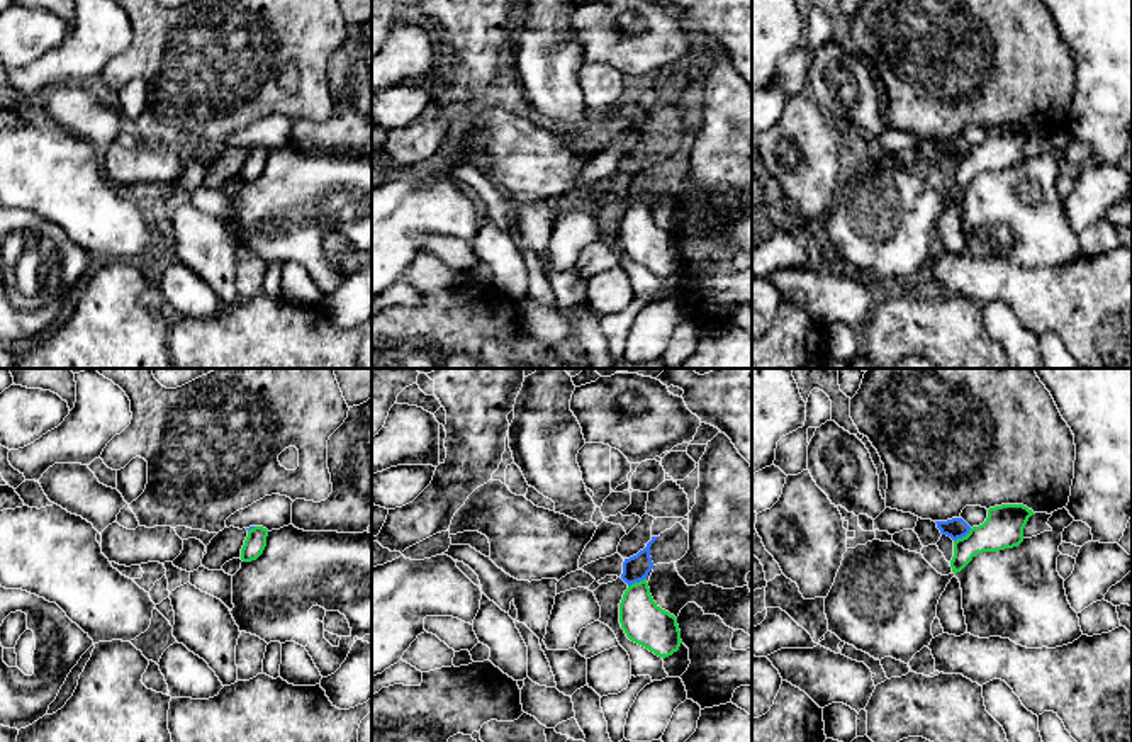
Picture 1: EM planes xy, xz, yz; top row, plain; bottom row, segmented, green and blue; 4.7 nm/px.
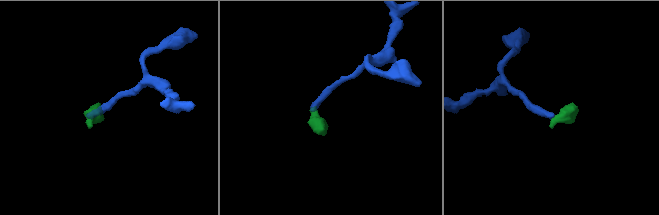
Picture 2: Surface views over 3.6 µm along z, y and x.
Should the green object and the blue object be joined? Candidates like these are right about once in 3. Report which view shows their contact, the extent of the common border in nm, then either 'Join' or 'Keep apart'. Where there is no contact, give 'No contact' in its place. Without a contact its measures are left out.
Touches green in yz. Shared border 110 nm. Keep apart

